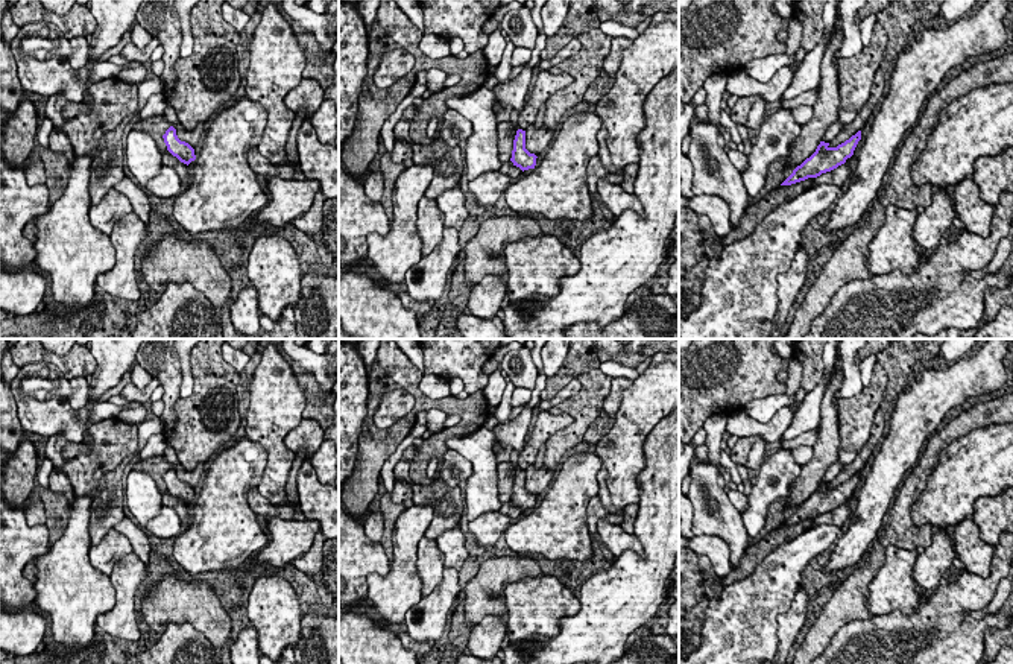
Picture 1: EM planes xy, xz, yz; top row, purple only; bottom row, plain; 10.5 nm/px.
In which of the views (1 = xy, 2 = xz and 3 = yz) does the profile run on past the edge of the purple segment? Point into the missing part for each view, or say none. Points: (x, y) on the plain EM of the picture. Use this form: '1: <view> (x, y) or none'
1: none
2: none
3: none

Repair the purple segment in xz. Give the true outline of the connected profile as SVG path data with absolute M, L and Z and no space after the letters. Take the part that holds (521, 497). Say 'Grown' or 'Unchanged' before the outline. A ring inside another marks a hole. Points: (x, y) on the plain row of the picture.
Unchanged. M518 470L515 480L513 480L513 491L510 501L513 506L519 507L522 512L529 509L535 509L536 506L536 495L530 494L525 489L525 471Z

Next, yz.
Unchanged. M861 471L852 476L837 488L831 488L829 483L820 482L816 492L797 506L793 514L781 524L791 526L808 518L817 518L822 514L831 512L844 504L847 498L854 495L854 491L861 480Z

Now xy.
Unchanged. M170 466L166 474L163 476L164 483L167 486L167 491L176 497L181 503L190 504L191 501L196 500L194 489L185 483L181 482L176 476L176 470Z

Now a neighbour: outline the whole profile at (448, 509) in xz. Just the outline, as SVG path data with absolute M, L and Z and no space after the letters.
M456 486L447 491L433 506L433 521L425 530L425 538L437 539L445 530L460 524L465 506L462 503L462 491Z

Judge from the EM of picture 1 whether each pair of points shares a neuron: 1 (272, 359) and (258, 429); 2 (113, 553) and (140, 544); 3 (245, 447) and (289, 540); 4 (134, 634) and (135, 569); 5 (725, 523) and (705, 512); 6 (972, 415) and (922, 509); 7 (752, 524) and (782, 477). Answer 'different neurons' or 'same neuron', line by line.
1: same neuron
2: different neurons
3: different neurons
4: same neuron
5: same neuron
6: different neurons
7: same neuron

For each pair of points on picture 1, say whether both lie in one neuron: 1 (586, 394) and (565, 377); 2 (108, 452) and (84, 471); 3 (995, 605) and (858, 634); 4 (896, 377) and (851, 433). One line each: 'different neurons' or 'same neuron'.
1: different neurons
2: same neuron
3: different neurons
4: different neurons

